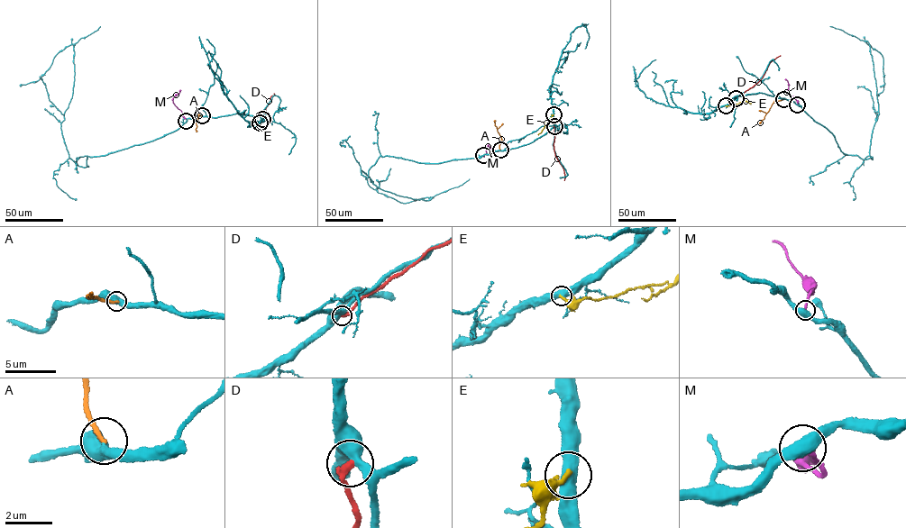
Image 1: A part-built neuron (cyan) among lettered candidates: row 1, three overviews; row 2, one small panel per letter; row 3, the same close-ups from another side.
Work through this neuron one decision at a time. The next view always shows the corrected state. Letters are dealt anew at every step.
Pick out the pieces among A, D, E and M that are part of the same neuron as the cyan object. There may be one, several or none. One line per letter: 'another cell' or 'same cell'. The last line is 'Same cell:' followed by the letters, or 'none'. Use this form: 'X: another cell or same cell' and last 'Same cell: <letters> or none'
A: same cell
D: another cell
E: another cell
M: another cell
Same cell: A

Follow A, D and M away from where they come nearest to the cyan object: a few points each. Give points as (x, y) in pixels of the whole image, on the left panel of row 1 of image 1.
A: (202, 116), (198, 115), (196, 132)
D: (262, 119), (274, 93)
M: (186, 121), (173, 102), (180, 90)

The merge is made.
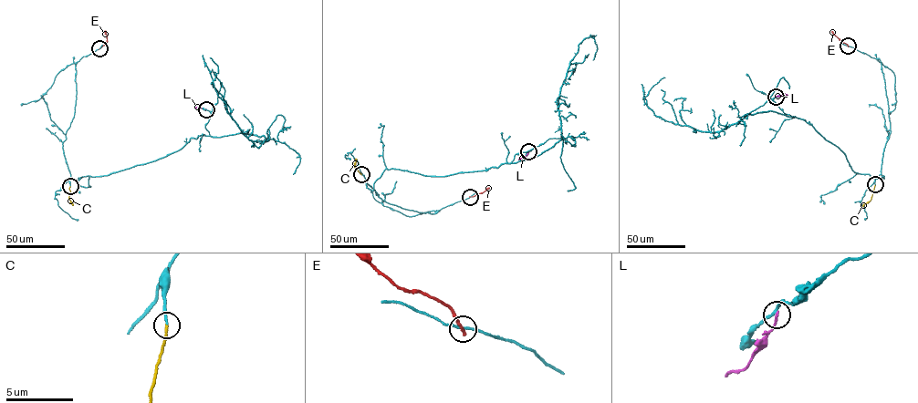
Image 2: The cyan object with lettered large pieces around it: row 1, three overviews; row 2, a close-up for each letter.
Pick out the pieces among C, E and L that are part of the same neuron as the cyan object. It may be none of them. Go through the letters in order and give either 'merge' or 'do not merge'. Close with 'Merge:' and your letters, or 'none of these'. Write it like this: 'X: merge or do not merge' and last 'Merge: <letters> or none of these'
C: merge
E: do not merge
L: do not merge
Merge: C

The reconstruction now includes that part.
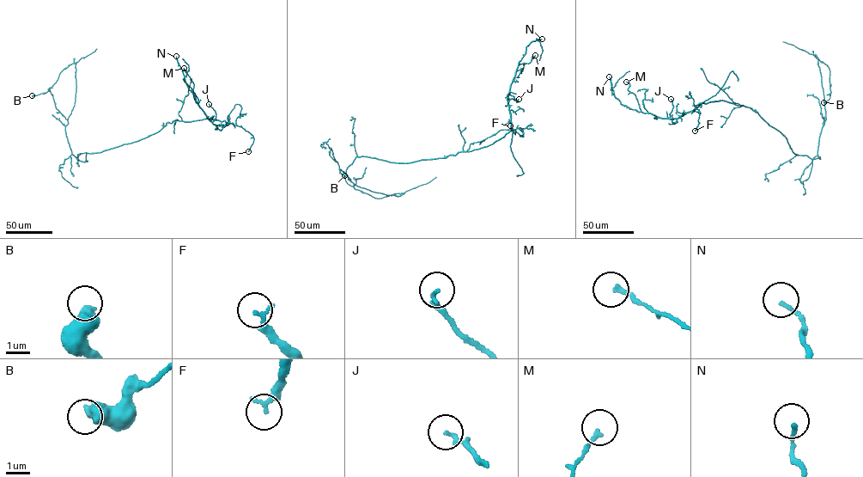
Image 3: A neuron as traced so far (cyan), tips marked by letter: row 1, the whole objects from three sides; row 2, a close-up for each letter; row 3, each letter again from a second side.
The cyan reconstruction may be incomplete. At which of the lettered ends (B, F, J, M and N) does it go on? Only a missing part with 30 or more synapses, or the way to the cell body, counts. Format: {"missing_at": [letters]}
{"missing_at": []}

